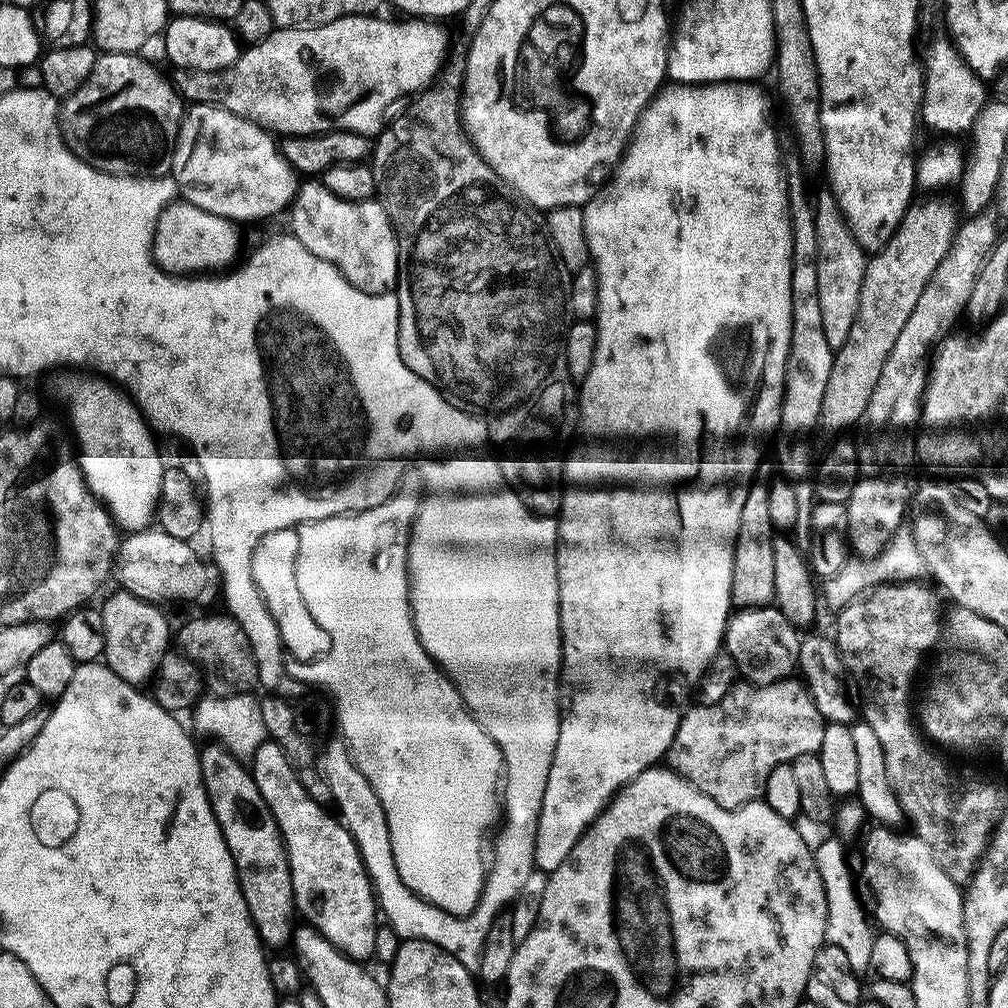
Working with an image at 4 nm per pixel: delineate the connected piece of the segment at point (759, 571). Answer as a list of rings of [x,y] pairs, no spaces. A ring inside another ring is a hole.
[[[755,479],[748,488],[746,502],[742,505],[742,522],[738,522],[738,538],[734,546],[734,570],[732,571],[732,602],[737,609],[758,608],[771,605],[776,599],[774,594],[774,538],[777,533],[770,522],[769,481]]]

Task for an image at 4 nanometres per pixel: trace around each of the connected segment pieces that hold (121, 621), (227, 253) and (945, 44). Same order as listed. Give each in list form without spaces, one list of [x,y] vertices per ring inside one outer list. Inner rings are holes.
[[[131,590],[114,593],[104,604],[103,659],[108,668],[128,684],[147,685],[155,677],[162,658],[170,650],[174,632],[171,627],[168,629],[168,620],[160,608],[163,607],[151,600],[143,600]]]
[[[173,202],[158,218],[157,228],[153,232],[152,259],[159,268],[173,274],[204,274],[209,270],[218,270],[216,268],[220,266],[227,267],[226,264],[236,254],[236,228],[237,225],[233,221],[218,214],[210,214],[187,202]]]
[[[939,22],[932,28],[933,36],[928,40],[928,49],[922,52],[922,67],[924,69],[924,103],[922,106],[922,120],[925,125],[932,120],[938,120],[940,134],[945,130],[956,130],[960,124],[956,120],[964,120],[964,134],[966,126],[970,126],[972,112],[976,112],[978,106],[985,106],[990,96],[984,93],[985,81],[981,80],[975,72],[969,68],[965,60],[960,56],[960,51],[949,35],[948,25]]]

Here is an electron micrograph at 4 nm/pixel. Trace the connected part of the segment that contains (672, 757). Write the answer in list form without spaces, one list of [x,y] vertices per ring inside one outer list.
[[[787,678],[768,685],[738,682],[721,701],[714,704],[697,703],[685,711],[674,742],[668,748],[667,767],[680,773],[702,794],[714,798],[723,808],[740,808],[751,804],[764,795],[766,778],[779,764],[791,762],[798,754],[819,753],[826,721],[824,715],[814,706],[807,687],[799,679]]]

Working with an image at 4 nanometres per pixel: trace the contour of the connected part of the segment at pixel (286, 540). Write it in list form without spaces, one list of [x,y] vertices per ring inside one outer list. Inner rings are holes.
[[[274,532],[274,534],[266,536],[266,540],[262,542],[262,546],[256,552],[256,561],[251,564],[251,573],[260,578],[256,582],[258,592],[262,594],[266,606],[280,630],[280,637],[285,649],[290,647],[290,642],[294,642],[294,644],[320,642],[320,640],[294,640],[294,636],[300,636],[300,634],[304,634],[304,636],[320,634],[320,632],[312,632],[312,630],[318,630],[316,619],[310,620],[310,616],[308,616],[310,610],[306,607],[303,595],[299,593],[297,571],[292,571],[292,560],[296,560],[297,550],[298,541],[296,541],[294,534],[290,534],[290,532]],[[264,576],[277,576],[277,580],[264,580]],[[300,626],[302,628],[312,628],[312,630],[300,632]]]

